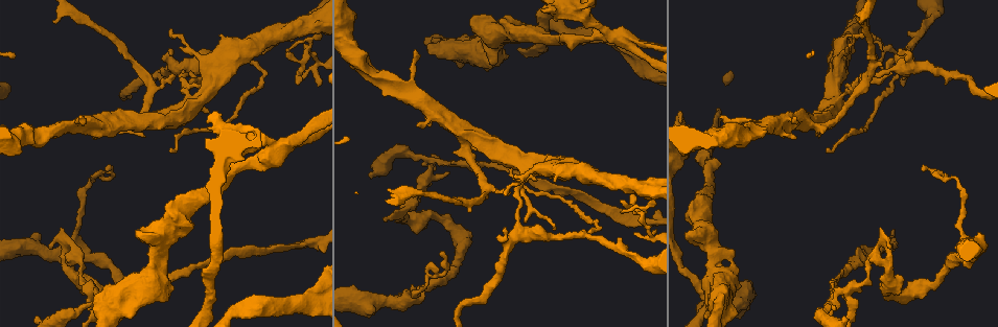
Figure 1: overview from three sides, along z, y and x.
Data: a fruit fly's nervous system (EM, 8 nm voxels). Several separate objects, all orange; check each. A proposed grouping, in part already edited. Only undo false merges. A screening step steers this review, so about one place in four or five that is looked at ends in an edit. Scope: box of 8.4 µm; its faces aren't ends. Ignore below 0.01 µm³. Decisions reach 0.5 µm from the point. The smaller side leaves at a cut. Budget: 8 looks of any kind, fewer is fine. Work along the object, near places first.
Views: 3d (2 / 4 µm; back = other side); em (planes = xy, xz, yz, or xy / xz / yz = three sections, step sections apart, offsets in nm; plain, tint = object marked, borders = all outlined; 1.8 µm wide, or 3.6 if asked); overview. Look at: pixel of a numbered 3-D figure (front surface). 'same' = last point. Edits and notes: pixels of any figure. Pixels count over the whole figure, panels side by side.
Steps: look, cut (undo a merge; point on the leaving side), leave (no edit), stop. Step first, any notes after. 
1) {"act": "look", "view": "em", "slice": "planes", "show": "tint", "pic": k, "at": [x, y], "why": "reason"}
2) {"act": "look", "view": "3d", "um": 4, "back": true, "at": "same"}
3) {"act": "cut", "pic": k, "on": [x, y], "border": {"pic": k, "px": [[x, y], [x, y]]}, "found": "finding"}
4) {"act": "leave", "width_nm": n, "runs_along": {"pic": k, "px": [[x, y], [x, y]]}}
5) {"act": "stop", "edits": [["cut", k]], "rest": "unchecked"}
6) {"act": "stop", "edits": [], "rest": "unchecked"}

{"act": "look", "view": "3d", "um": 2, "pic": 1, "at": [314, 26], "why": "calibre changes"}

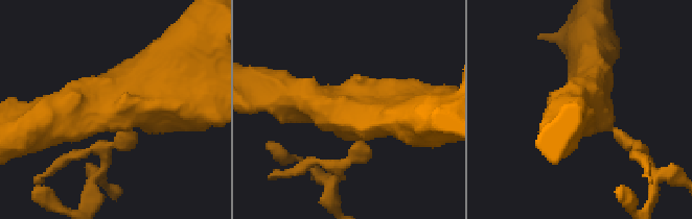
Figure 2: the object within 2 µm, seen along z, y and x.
{"act": "look", "view": "em", "slice": "planes", "show": "plain", "pic": 2, "at": [344, 118], "arms": 3}

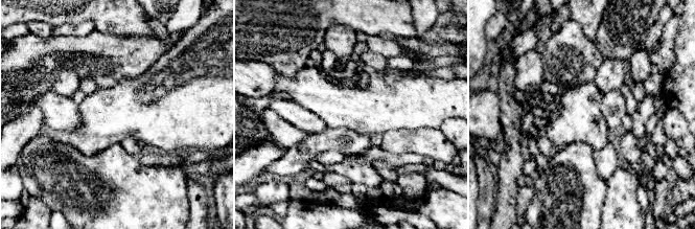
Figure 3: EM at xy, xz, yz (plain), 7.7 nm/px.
{"act": "look", "view": "em", "slice": "planes", "show": "tint", "at": "same"}

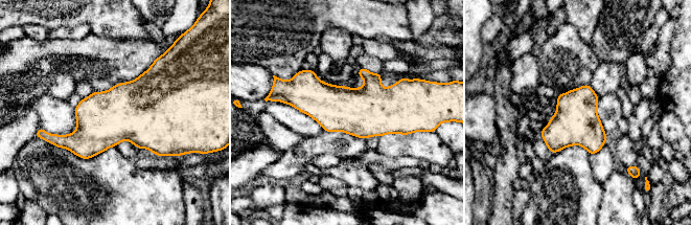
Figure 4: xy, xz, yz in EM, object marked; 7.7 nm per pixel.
{"act": "leave", "found": "continuous, no second cell"}

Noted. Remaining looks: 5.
{"act": "look", "view": "em", "um": 3.6, "slice": "planes", "show": "tint", "pic": 1, "at": [605, 32], "why": "sudden change in width"}

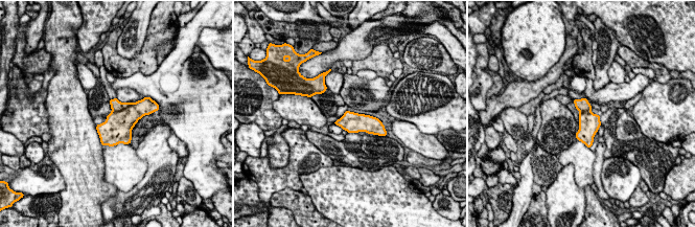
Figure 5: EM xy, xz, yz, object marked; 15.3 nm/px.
{"act": "cut", "pic": 5, "on": [116, 106], "width_nm": 320, "found": "a second cell is stuck on"}

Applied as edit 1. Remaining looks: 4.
{"act": "look", "view": "em", "slice": "yz", "step": 8, "show": "borders", "pic": 1, "at": [430, 162], "why": "four-way junction"}

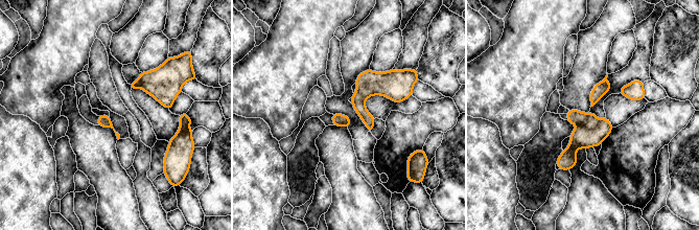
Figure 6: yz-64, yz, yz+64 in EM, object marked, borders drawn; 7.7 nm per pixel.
{"act": "cut", "pic": 6, "on": [588, 120], "border": {"pic": 6, "px": [[600, 119], [592, 129], [579, 125]]}, "found": "two cells meet here"}

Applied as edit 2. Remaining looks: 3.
{"act": "stop", "edits": [["cut", 5], ["cut", 6]], "rest": "unchecked"}

